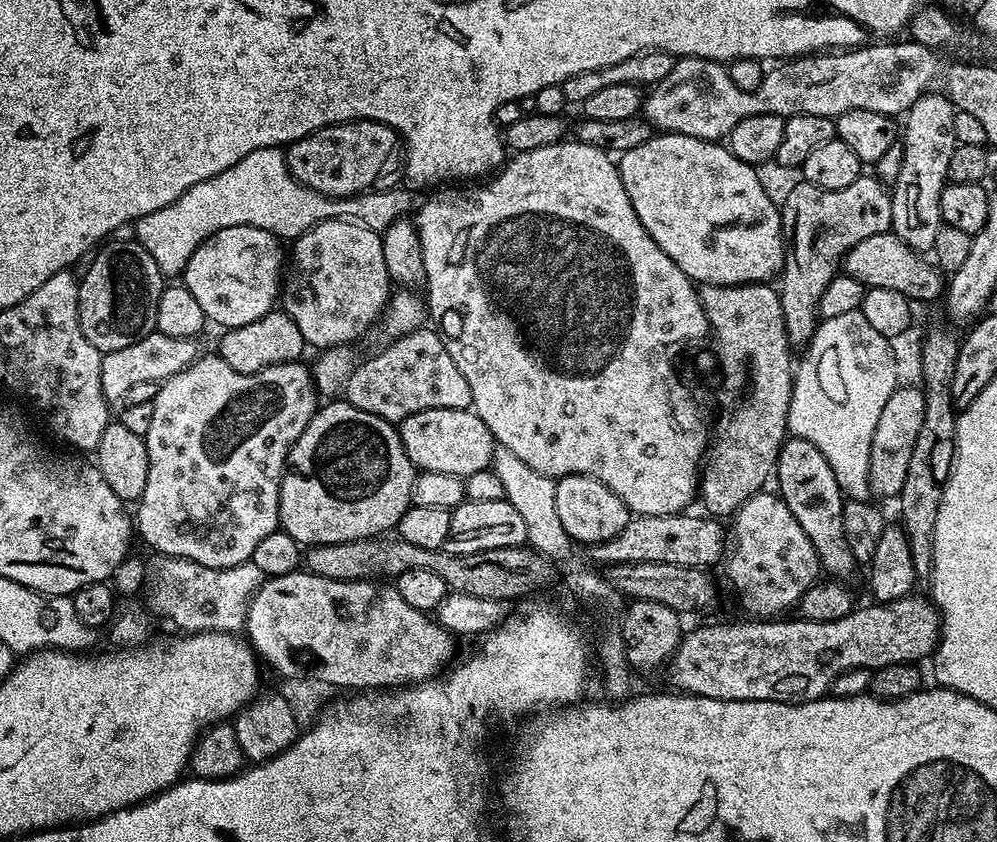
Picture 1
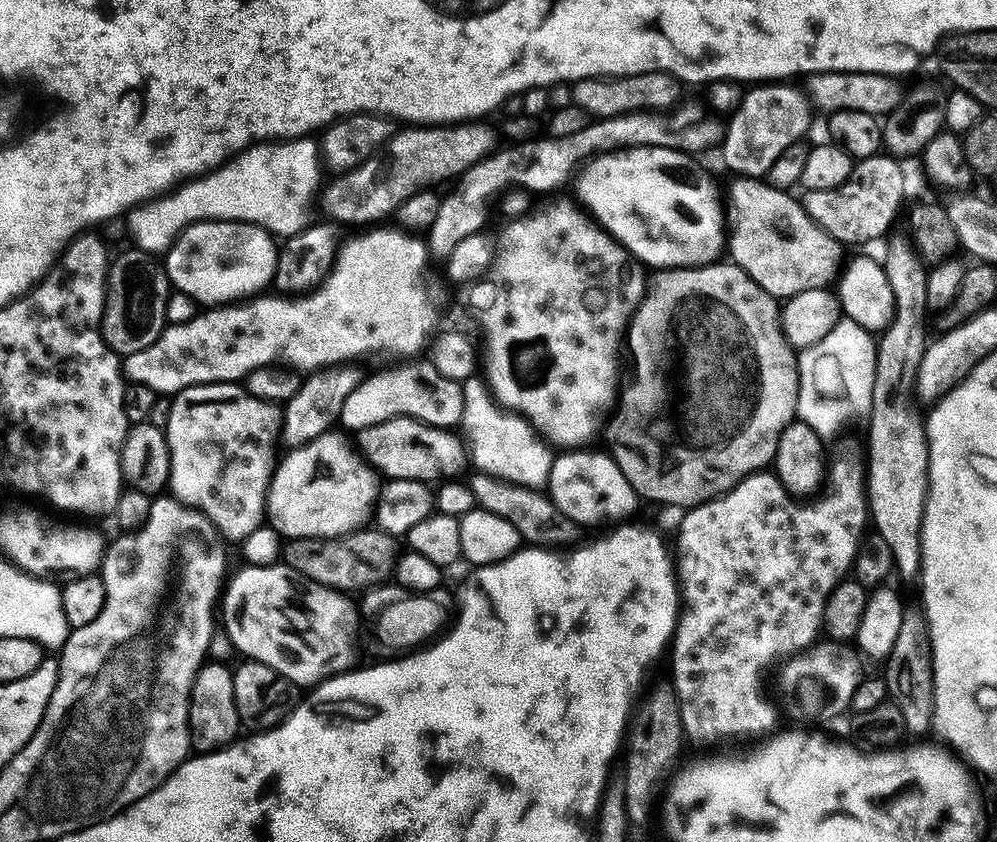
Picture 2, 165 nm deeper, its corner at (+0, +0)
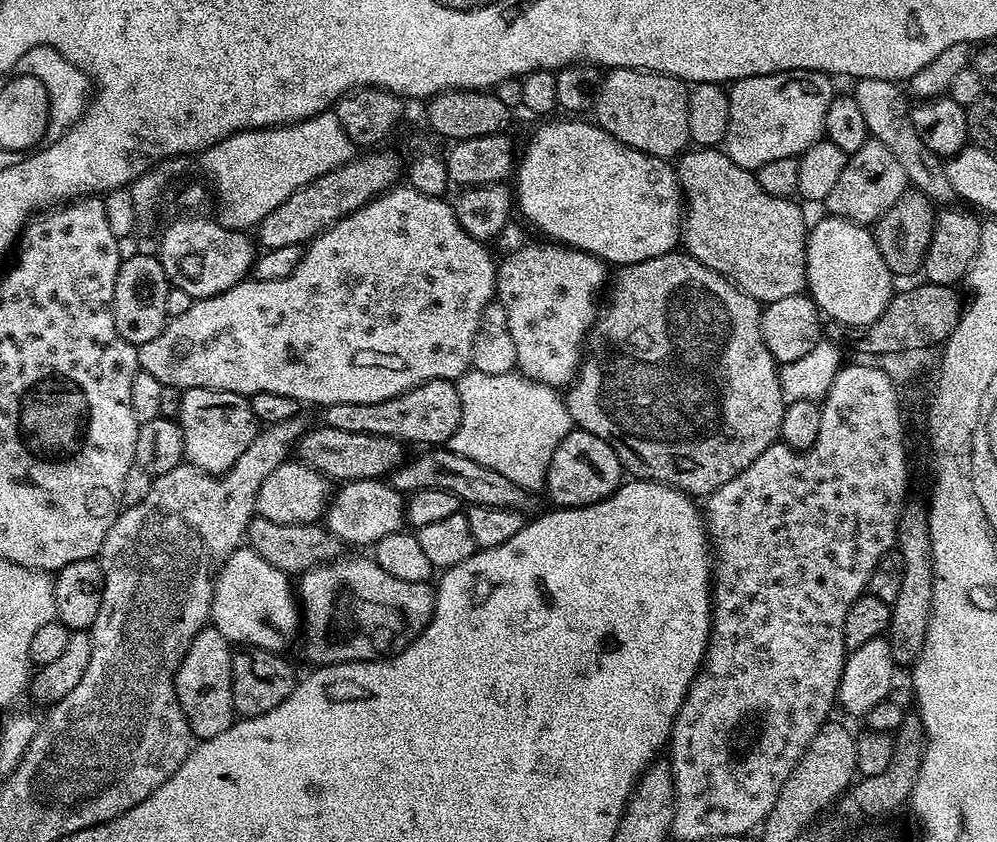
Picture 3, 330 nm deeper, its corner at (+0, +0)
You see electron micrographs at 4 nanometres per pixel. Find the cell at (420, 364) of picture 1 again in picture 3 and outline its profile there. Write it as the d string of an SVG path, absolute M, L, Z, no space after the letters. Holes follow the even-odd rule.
M431 380L414 390L377 404L330 404L323 409L323 423L334 430L350 430L350 434L389 436L409 445L444 446L455 434L462 418L462 402L455 383L450 380Z

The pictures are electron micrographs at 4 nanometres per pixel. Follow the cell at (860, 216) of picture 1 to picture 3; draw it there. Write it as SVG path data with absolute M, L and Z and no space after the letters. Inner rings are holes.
M869 138L862 150L849 155L848 164L842 170L834 190L830 190L822 204L828 207L825 209L829 216L840 216L861 226L872 226L882 214L886 214L886 210L890 210L890 206L894 206L894 202L898 202L898 198L902 198L909 187L898 158L894 158L894 154L890 154L882 142Z

